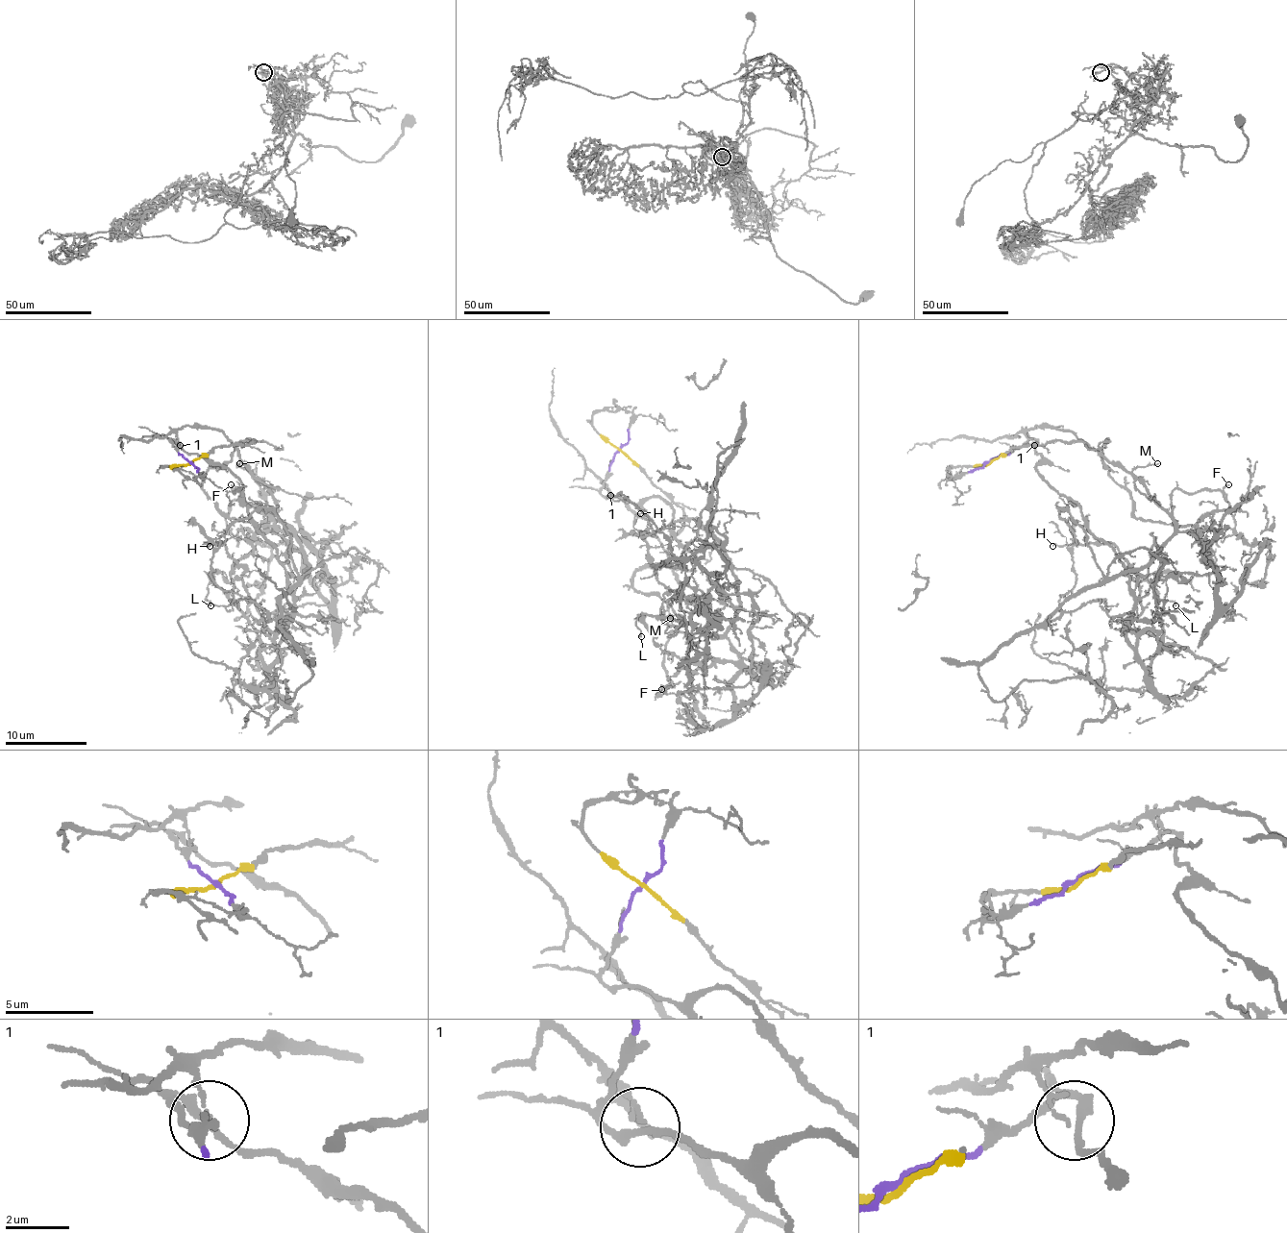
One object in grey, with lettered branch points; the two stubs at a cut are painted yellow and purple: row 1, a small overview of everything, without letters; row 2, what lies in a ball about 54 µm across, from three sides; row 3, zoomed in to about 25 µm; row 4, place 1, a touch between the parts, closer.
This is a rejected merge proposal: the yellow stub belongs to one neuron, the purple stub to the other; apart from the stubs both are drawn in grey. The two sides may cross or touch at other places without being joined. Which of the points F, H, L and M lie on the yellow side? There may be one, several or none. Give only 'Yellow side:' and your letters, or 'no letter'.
Yellow side: F, M

